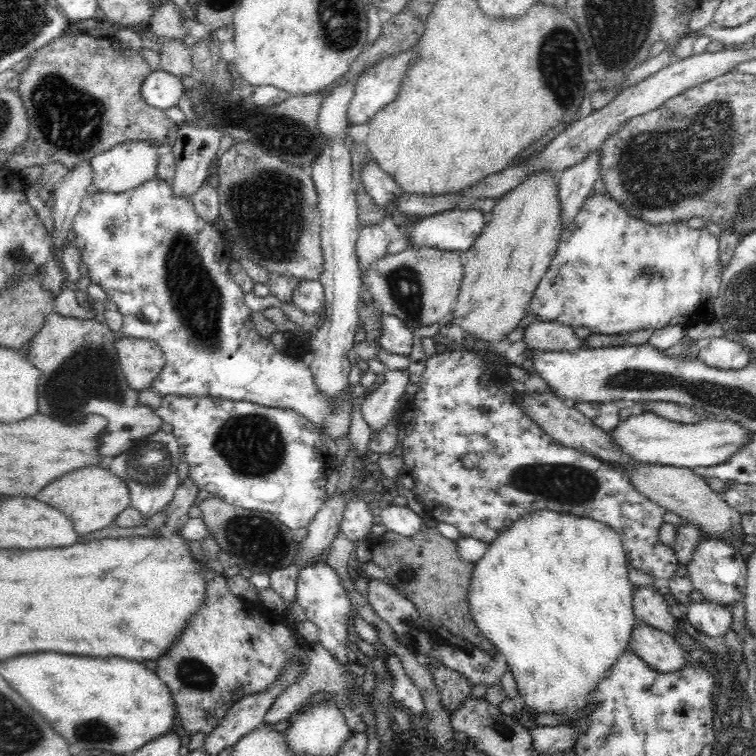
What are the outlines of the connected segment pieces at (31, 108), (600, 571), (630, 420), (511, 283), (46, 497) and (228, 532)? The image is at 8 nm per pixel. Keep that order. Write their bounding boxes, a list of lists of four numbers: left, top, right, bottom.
[[5,31,179,173],[468,510,636,714],[608,411,748,469],[448,172,560,346],[36,466,131,538],[197,497,301,574]]

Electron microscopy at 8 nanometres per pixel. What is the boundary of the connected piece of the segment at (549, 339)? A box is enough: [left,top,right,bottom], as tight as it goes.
[523,321,585,352]

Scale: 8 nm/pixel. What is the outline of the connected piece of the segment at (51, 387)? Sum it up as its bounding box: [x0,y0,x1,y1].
[26,312,163,458]

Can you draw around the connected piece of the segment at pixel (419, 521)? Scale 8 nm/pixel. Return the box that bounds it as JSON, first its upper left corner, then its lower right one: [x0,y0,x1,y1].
[379,504,424,538]

